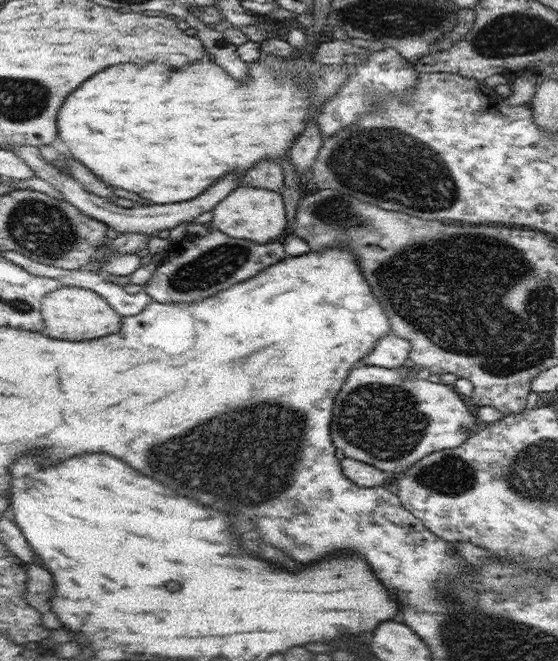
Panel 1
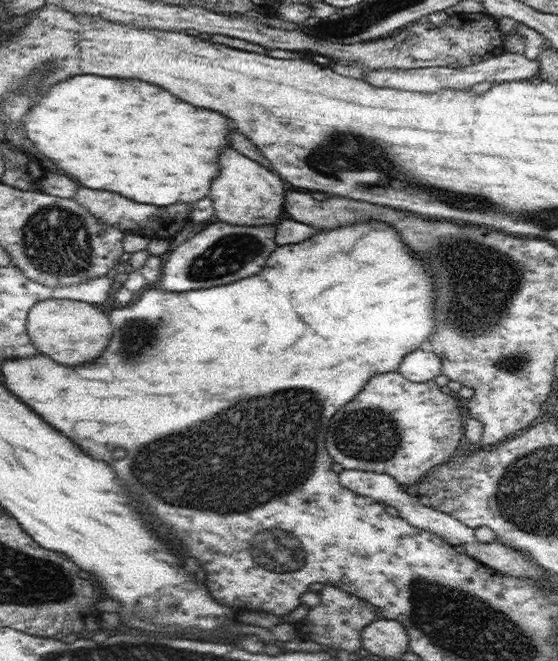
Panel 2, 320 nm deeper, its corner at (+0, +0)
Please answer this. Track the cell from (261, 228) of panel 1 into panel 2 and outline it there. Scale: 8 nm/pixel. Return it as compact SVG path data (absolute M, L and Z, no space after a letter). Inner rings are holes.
M224 148L220 152L218 166L218 176L210 184L210 198L214 202L215 216L220 221L233 225L262 226L276 224L285 215L286 188L278 173L236 152L234 148Z

